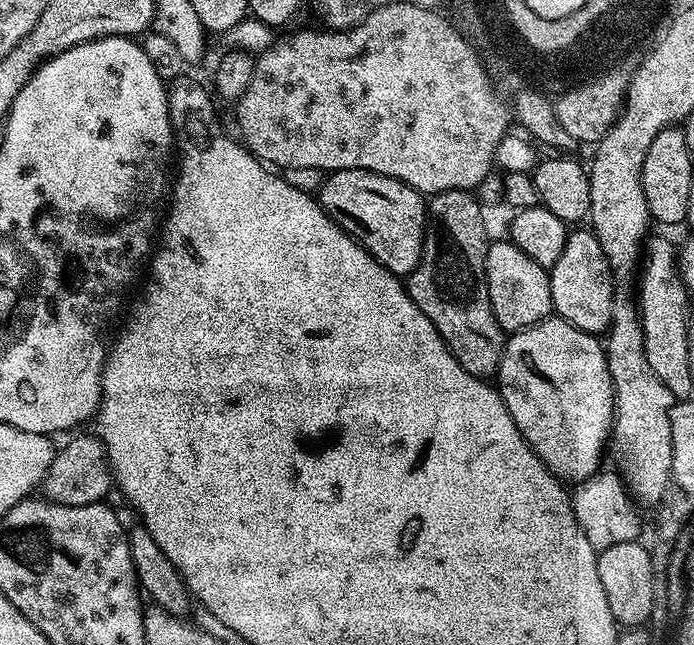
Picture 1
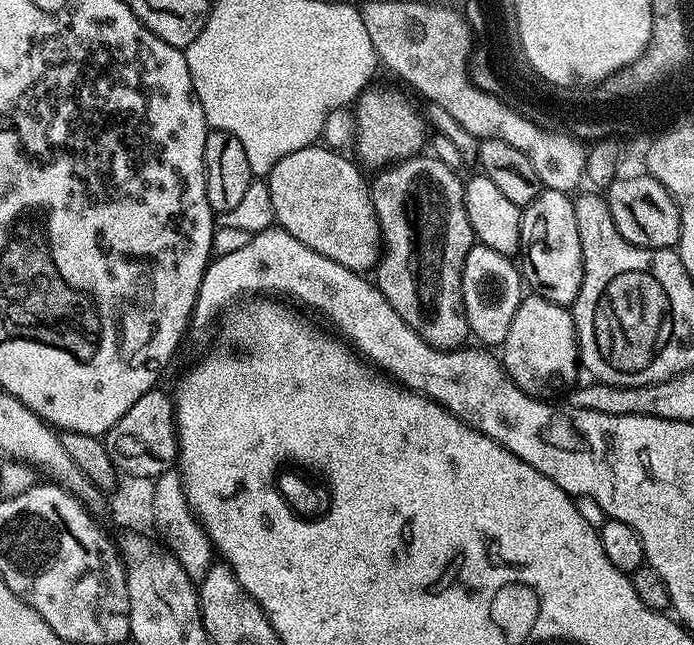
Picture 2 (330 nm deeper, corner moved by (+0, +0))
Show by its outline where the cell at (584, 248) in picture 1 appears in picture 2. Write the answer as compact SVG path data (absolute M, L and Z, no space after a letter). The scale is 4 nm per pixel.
M544 188L520 214L518 267L525 285L535 295L555 304L571 306L582 286L584 263L582 242L578 242L578 222L574 222L574 200L569 193Z

